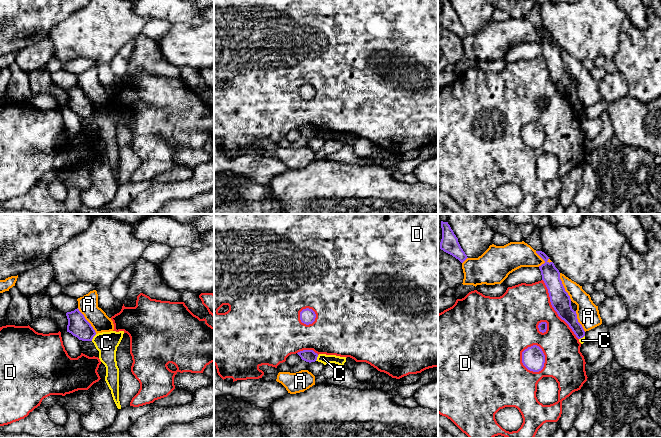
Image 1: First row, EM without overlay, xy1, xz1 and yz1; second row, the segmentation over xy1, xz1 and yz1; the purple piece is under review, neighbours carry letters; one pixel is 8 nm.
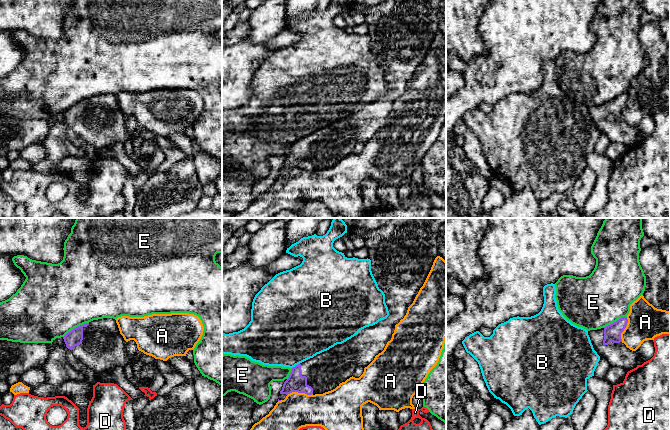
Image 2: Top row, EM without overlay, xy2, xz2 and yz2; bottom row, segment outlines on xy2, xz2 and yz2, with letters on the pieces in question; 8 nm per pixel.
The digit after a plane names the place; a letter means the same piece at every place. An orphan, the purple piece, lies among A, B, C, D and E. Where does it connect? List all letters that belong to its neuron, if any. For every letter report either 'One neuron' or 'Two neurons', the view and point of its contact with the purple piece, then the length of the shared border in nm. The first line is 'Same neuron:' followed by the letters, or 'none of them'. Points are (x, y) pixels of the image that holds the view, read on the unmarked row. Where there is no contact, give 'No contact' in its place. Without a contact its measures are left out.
Same neuron: none of them
A: Two neurons. Touches purple at yz1 (563, 63). Shared border 240 nm
B: Two neurons. Touches purple at xz2 (296, 141). Shared border 80 nm
C: Two neurons. Touches purple at xy1 (93, 112). Shared border 70 nm
D: Two neurons. Touches purple at yz1 (544, 133). Shared border 240 nm
E: Two neurons. Touches purple at xy2 (76, 103). Shared border 240 nm

